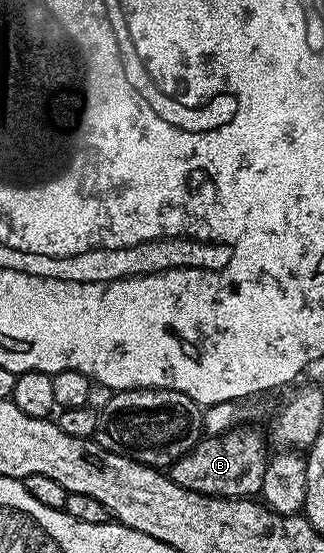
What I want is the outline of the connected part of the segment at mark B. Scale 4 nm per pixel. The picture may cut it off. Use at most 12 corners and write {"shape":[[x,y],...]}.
{"shape":[[203,437],[168,467],[209,498],[261,495],[267,439]]}

